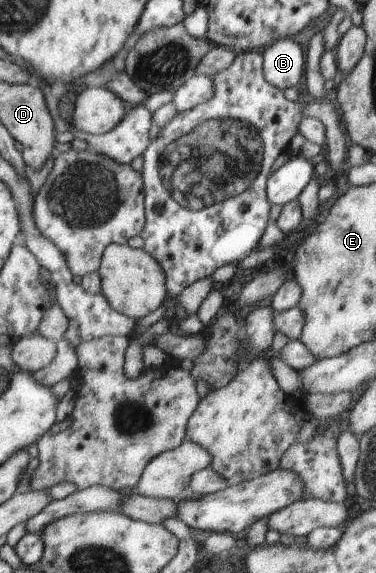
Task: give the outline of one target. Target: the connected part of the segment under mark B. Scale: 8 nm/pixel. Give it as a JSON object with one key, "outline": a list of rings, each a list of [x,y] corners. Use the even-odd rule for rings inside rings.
{"outline":[[[278,39],[261,50],[263,54],[263,75],[281,91],[296,86],[304,76],[306,58],[298,42]]]}

